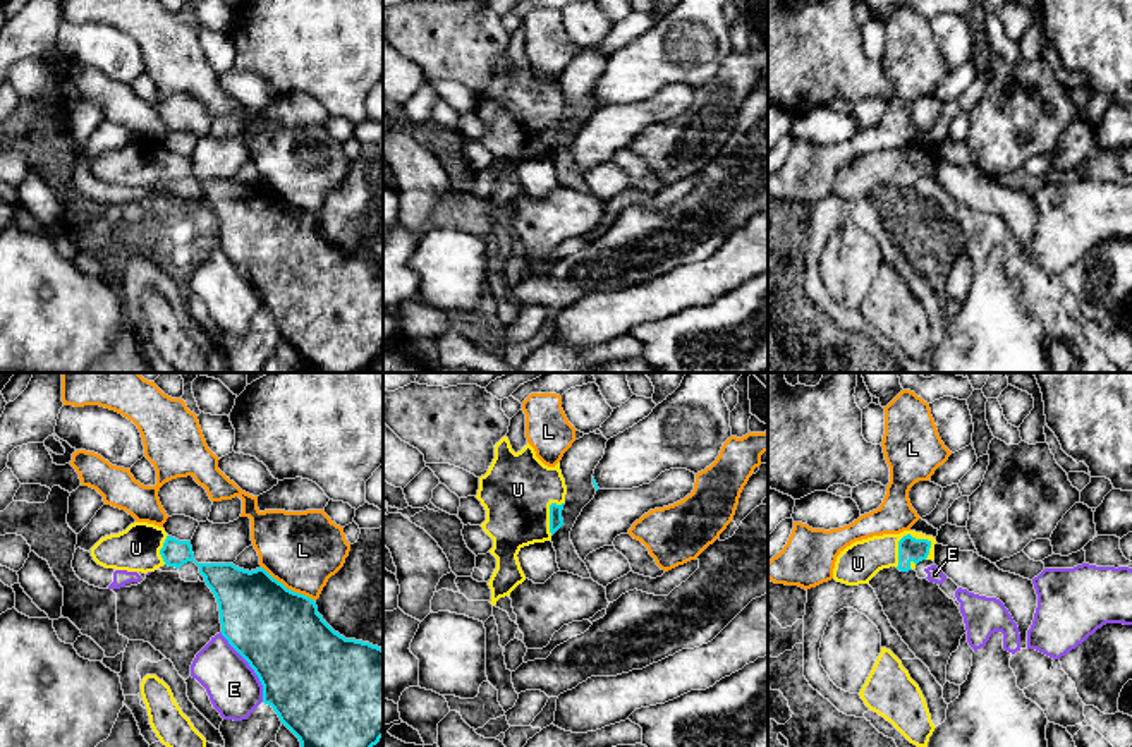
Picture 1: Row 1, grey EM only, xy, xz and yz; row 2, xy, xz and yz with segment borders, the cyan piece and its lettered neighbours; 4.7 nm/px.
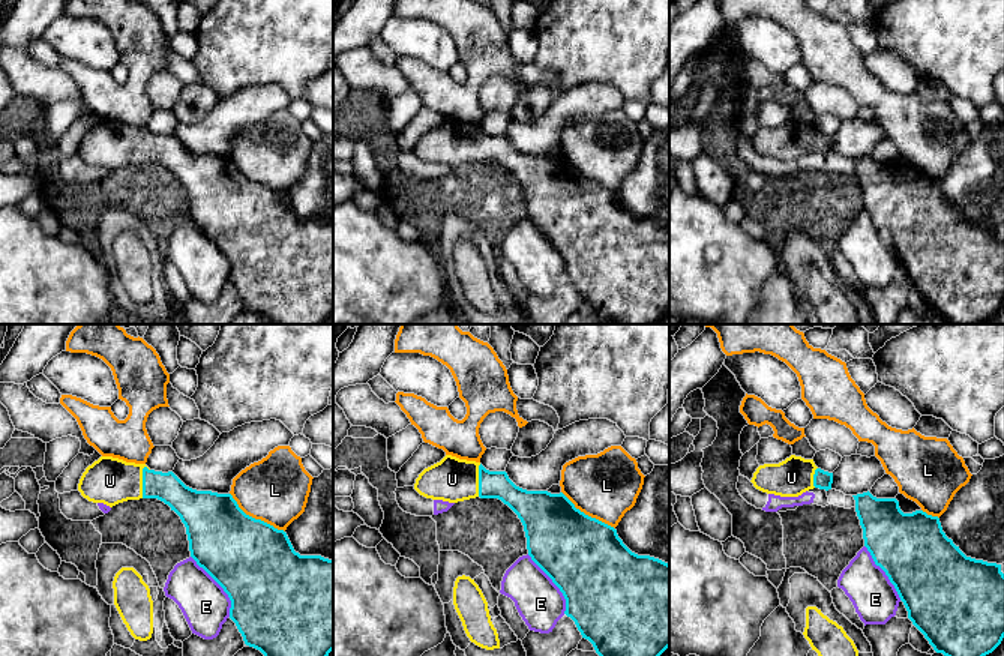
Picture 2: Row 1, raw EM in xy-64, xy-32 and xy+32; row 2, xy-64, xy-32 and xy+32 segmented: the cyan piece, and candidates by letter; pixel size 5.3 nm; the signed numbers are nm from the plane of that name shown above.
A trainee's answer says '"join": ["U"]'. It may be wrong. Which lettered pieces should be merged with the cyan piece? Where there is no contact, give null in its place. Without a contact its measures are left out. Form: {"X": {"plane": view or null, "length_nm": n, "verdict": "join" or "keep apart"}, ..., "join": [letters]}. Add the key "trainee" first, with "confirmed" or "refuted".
{"trainee": "confirmed", "E": {"plane": "xy", "length_nm": 380, "verdict": "keep apart"}, "L": {"plane": "xy", "length_nm": 300, "verdict": "keep apart"}, "U": {"plane": "yz", "length_nm": 200, "verdict": "join"}, "join": ["U"]}

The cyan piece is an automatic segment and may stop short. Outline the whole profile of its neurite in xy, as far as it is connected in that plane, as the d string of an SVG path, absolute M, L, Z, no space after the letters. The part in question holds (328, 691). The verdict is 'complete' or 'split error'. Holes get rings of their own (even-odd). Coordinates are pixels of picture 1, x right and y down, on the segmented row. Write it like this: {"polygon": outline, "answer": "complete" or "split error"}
{"polygon": "M134 522L119 534L101 537L91 548L91 556L105 568L137 574L155 572L163 565L180 568L194 562L216 598L222 635L254 670L263 685L263 702L273 708L301 747L373 747L383 737L383 649L335 632L318 613L314 599L287 589L265 568L249 572L234 563L198 563L191 541L179 541L148 522Z", "answer": "split error"}

